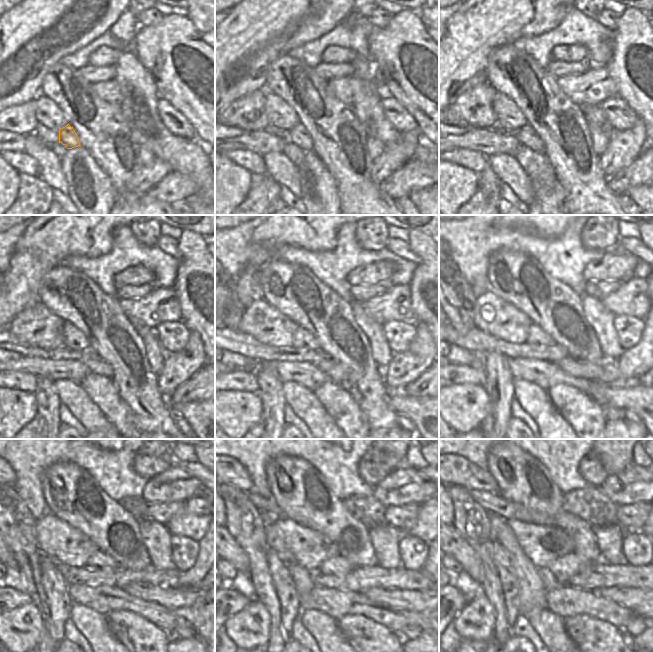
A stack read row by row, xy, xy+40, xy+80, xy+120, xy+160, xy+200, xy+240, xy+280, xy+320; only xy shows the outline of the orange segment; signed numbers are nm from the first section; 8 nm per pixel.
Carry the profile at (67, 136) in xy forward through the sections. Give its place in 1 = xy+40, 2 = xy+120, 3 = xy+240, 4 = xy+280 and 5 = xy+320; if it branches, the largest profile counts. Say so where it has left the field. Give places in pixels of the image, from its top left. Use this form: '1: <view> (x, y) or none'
1: xy+40 (298, 135)
2: xy+120 (95, 364)
3: xy+240 (170, 597)
4: xy+280 (408, 599)
5: xy+320 (642, 601)

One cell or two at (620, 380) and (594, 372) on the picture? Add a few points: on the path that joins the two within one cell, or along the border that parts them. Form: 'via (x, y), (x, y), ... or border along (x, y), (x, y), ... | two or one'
via (614, 377), (607, 372), (600, 372) | one

